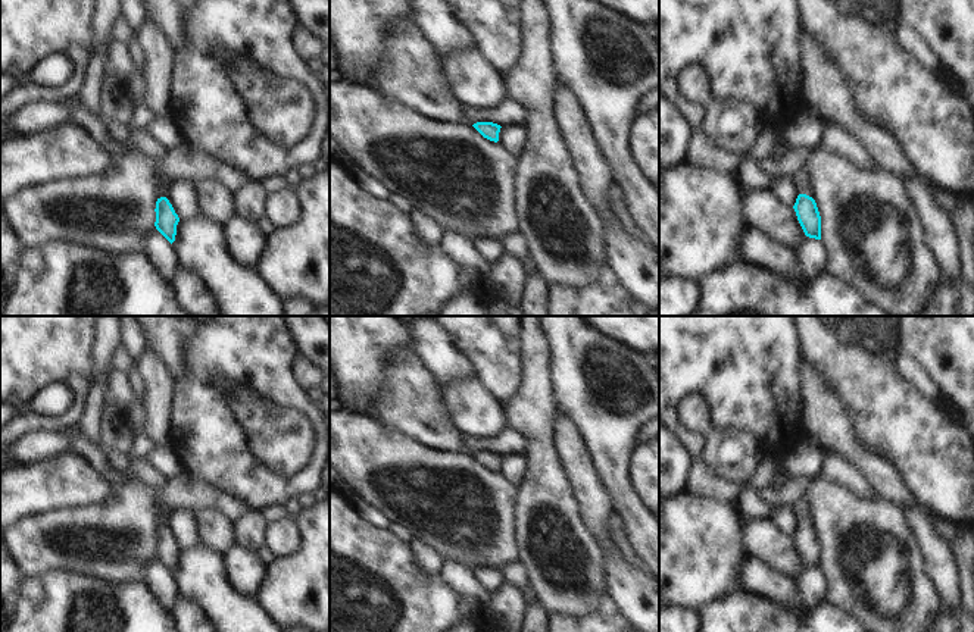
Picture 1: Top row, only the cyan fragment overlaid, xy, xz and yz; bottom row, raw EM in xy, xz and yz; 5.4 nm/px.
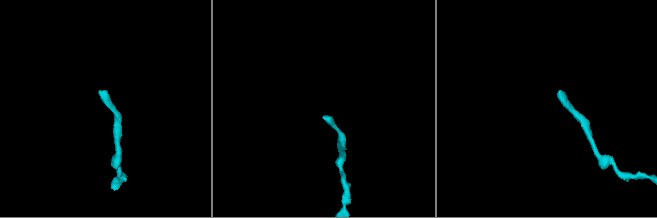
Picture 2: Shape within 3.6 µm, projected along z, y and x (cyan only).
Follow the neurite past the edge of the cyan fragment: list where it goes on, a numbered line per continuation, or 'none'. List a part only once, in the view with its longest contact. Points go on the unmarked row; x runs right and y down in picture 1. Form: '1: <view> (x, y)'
1: yz (802, 512)

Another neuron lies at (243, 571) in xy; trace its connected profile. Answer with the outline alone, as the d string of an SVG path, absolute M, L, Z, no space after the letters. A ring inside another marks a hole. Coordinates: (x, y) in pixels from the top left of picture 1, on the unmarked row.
M232 545L222 554L225 579L230 588L243 598L255 600L260 581L266 572L257 554Z

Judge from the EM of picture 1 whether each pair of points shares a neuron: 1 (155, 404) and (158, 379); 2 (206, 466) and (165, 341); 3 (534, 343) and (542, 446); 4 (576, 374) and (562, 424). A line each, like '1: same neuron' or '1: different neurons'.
1: same neuron
2: different neurons
3: same neuron
4: different neurons

